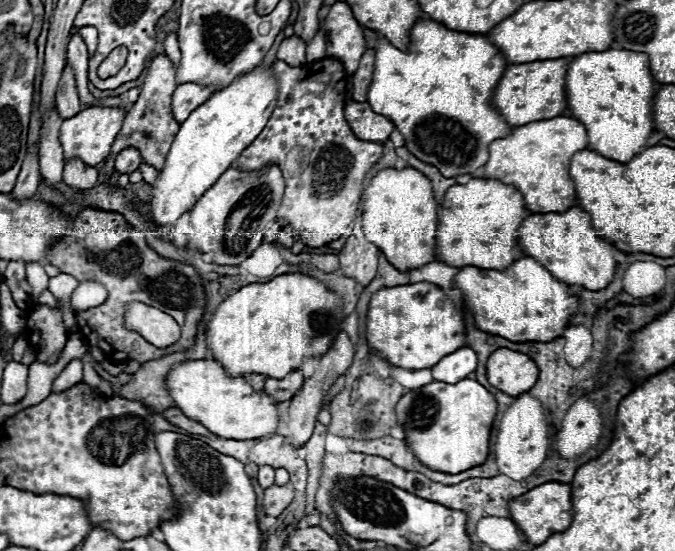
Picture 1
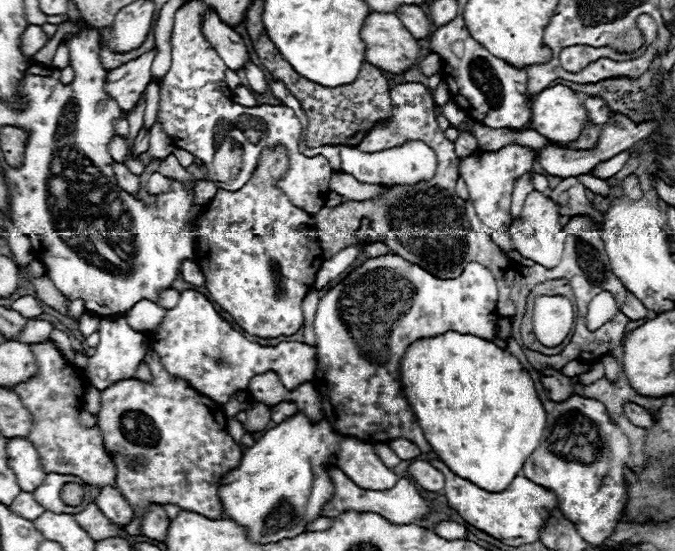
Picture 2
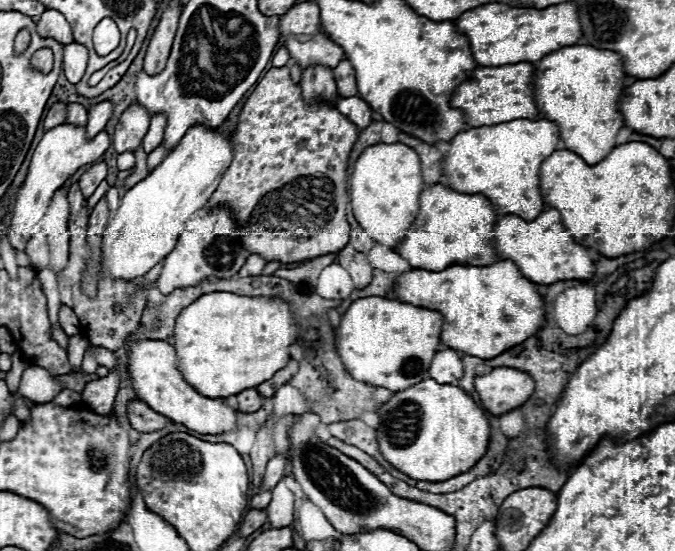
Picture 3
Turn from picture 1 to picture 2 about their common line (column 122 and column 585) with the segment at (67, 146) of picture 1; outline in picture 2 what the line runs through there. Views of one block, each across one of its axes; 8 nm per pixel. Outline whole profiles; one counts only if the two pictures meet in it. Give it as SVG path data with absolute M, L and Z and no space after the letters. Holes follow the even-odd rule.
M562 84L544 88L530 102L530 112L534 130L552 142L576 140L588 120L586 108L576 98L576 92Z

